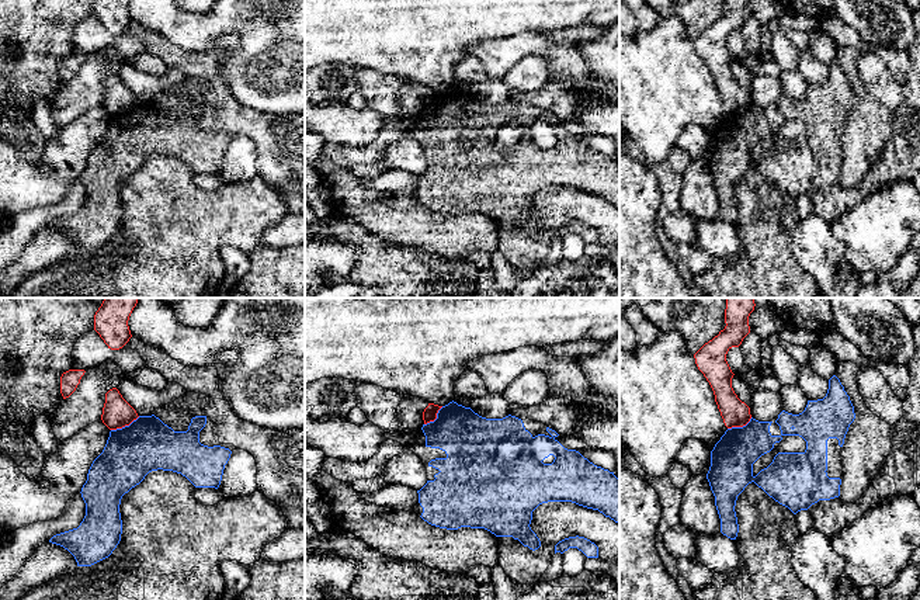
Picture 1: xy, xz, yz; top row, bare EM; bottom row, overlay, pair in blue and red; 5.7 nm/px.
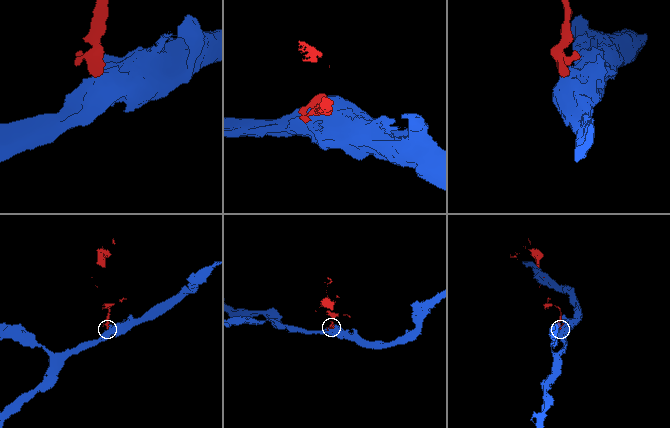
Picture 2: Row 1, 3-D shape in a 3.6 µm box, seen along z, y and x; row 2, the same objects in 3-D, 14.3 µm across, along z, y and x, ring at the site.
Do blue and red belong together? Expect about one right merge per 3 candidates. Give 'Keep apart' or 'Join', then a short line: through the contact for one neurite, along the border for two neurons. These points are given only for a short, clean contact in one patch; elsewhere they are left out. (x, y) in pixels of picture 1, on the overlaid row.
Keep apart. Line: xy (139, 416), (128, 425), (111, 430)

